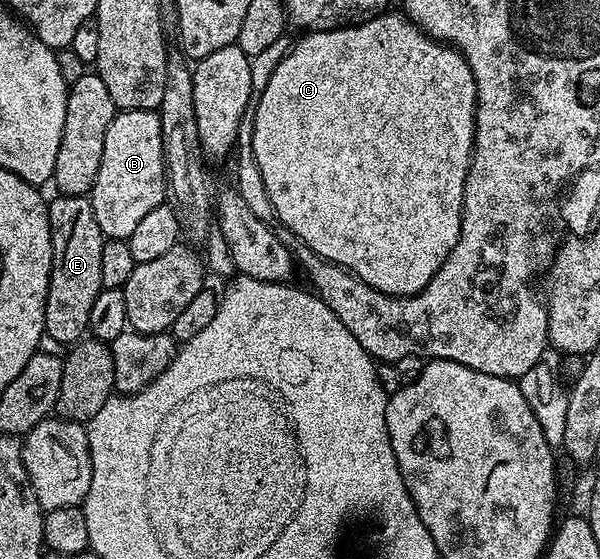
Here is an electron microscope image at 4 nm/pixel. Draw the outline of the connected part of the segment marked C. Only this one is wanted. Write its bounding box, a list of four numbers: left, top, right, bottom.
[253,35,477,297]

